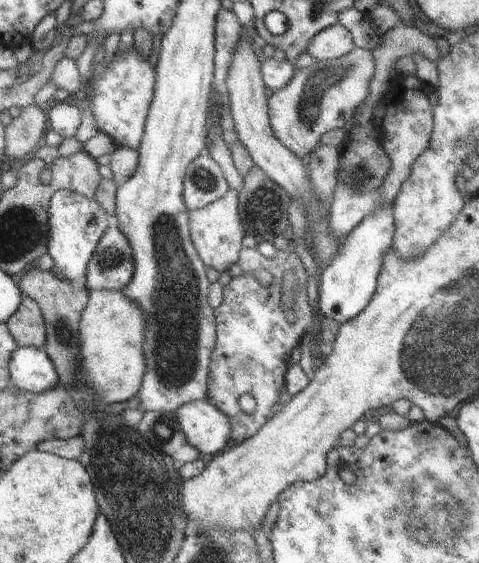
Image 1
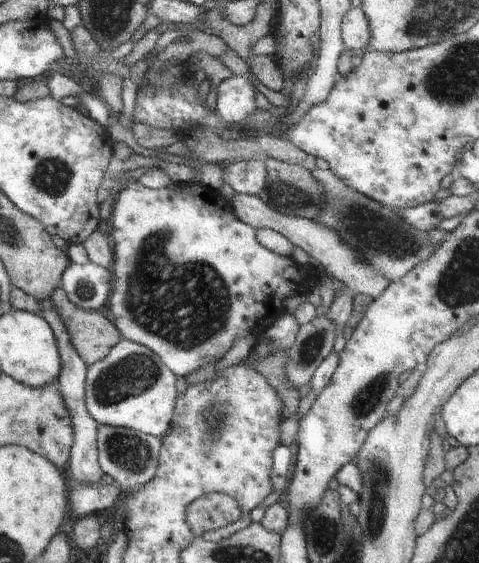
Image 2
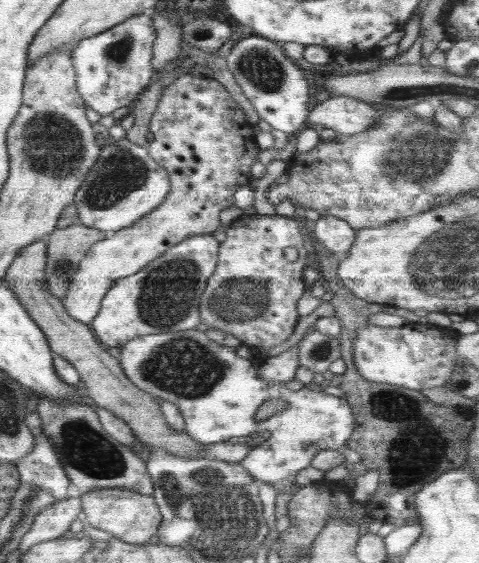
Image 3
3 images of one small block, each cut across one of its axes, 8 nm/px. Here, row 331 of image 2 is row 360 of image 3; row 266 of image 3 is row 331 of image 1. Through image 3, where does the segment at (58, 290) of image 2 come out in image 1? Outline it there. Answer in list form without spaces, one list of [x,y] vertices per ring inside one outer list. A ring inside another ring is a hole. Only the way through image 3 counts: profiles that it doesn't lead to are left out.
[[[22,292],[19,310],[7,320],[5,325],[12,333],[12,338],[18,347],[44,348],[47,332],[40,308],[33,299]]]

